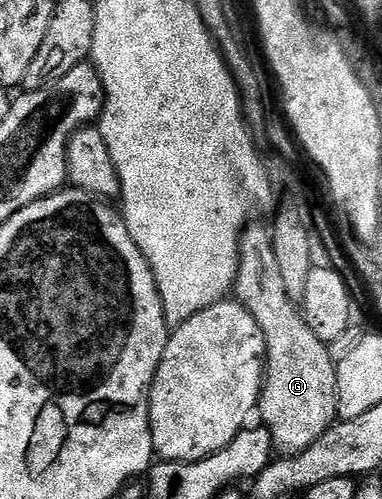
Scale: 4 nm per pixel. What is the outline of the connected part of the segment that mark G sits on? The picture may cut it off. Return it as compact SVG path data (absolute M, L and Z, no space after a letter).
M253 222L238 239L238 270L232 294L260 324L260 332L264 332L266 361L257 417L262 417L261 425L272 436L275 451L281 457L291 458L316 444L338 418L338 367L335 355L330 355L331 347L308 328L299 307L284 292L271 227Z

